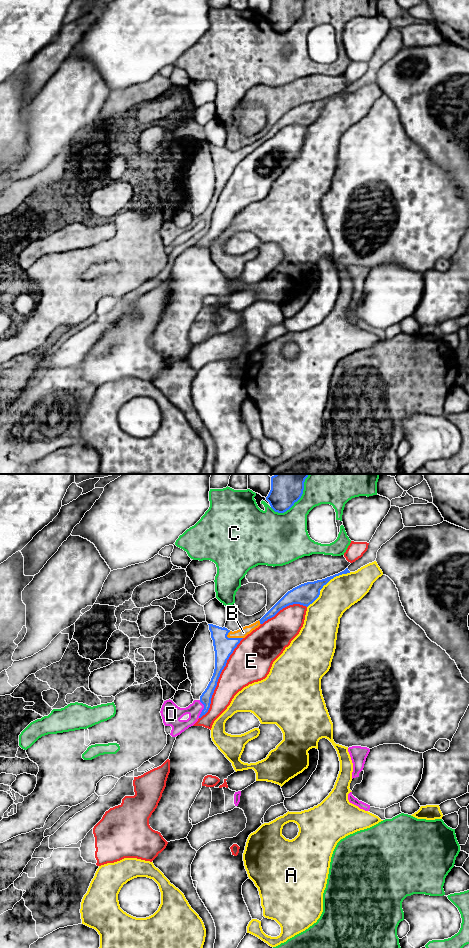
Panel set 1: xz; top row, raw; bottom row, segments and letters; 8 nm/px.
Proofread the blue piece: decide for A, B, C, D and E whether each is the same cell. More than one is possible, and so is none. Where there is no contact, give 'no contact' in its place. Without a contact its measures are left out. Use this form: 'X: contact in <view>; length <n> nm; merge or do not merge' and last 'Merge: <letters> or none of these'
A: contact in xz; length 280 nm; do not merge
B: contact in xz; length 140 nm; merge
C: contact in xz; length 420 nm; do not merge
D: contact in xz; length 140 nm; merge
E: contact in xz; length 750 nm; do not merge
Merge: B, D

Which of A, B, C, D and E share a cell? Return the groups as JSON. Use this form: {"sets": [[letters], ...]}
{"sets": [["A"], ["B", "D"], ["C"], ["E"]]}

